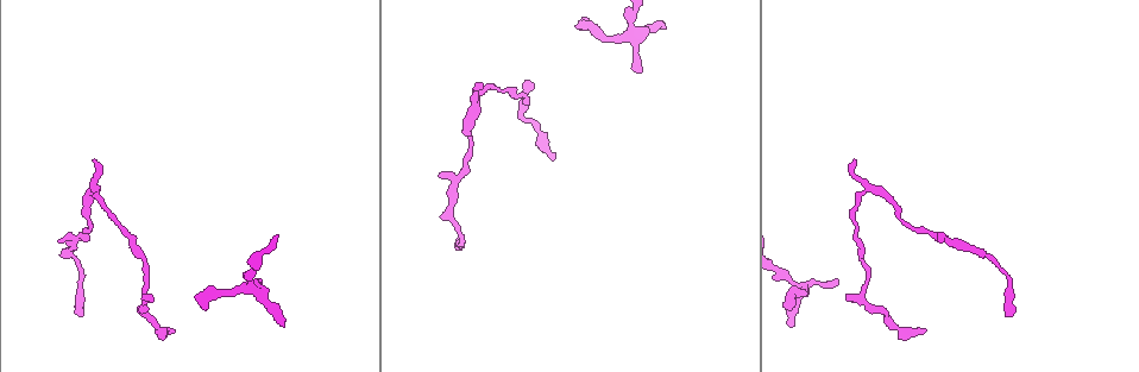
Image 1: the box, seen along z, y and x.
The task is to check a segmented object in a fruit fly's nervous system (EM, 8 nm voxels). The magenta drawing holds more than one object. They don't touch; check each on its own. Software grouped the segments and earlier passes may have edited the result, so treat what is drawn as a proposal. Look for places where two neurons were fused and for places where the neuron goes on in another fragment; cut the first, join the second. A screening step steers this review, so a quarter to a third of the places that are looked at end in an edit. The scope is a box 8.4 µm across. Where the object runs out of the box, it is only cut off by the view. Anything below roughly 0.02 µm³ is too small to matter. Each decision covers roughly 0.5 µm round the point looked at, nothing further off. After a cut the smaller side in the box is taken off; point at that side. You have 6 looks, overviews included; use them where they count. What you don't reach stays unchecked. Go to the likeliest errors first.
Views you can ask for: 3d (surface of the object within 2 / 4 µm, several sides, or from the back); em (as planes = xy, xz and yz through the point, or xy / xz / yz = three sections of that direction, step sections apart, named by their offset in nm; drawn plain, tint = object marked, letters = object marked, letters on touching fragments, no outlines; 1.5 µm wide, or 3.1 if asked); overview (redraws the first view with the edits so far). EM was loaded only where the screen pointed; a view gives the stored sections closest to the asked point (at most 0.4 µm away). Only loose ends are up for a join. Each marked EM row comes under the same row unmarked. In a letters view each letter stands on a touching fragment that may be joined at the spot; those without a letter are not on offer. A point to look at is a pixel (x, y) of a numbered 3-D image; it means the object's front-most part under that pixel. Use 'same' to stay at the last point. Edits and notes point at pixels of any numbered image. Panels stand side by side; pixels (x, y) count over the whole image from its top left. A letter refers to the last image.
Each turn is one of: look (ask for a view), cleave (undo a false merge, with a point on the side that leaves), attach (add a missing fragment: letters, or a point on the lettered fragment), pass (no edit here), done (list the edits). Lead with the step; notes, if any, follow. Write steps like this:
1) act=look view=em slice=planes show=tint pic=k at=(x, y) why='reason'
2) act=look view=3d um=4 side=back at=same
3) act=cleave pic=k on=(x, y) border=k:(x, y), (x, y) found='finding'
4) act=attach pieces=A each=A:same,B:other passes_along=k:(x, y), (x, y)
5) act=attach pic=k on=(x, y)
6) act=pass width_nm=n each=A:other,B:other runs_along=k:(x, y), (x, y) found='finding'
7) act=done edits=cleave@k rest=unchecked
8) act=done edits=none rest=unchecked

act=look view=em slice=planes show=letters pic=1 at=(924, 332) why='free end'

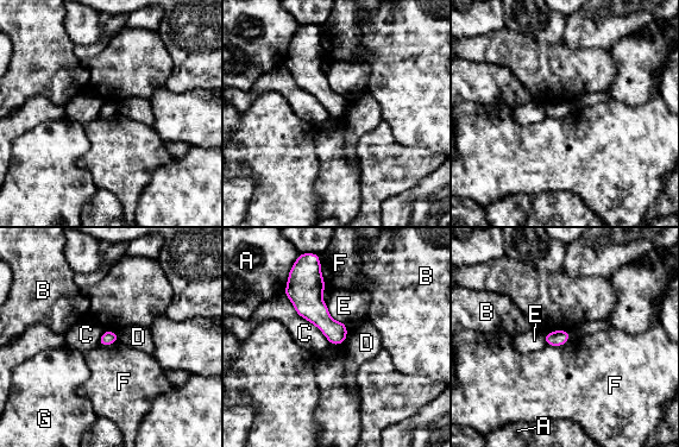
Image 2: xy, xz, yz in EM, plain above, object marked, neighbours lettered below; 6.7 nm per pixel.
act=pass longest_contact=C:460nm each=A:other,B:other,C:other,D:other,E:other,F:other,G:other found='no lettered fragment goes on from it'

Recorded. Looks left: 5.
act=look view=em slice=planes show=letters pic=1 at=(831, 282) why='branch stops here'

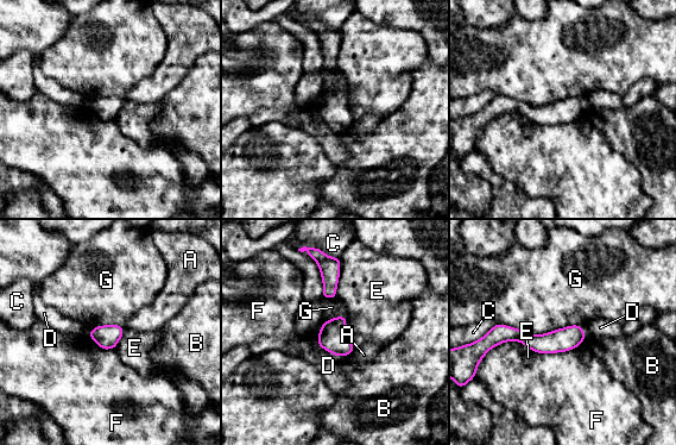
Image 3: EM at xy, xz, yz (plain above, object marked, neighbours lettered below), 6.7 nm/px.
act=pass width_nm=160 each=A:other,B:other,C:other,D:other,E:other,F:other,G:other border=3:(496, 323), (534, 334), (582, 327) found='none of them fits'

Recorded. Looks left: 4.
act=look view=3d um=4 pic=1 at=(474, 91)

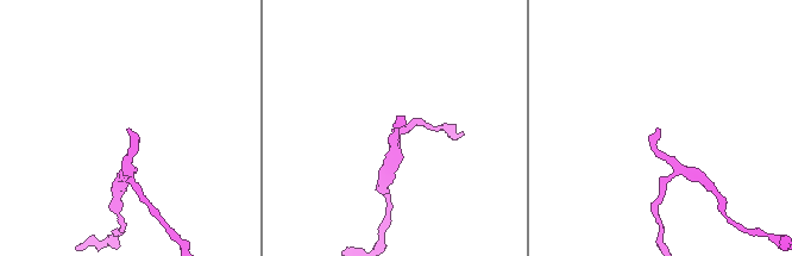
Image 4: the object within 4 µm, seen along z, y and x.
act=look view=em slice=xz step=4 show=tint pic=4 at=(128, 127) why='need the tissue'

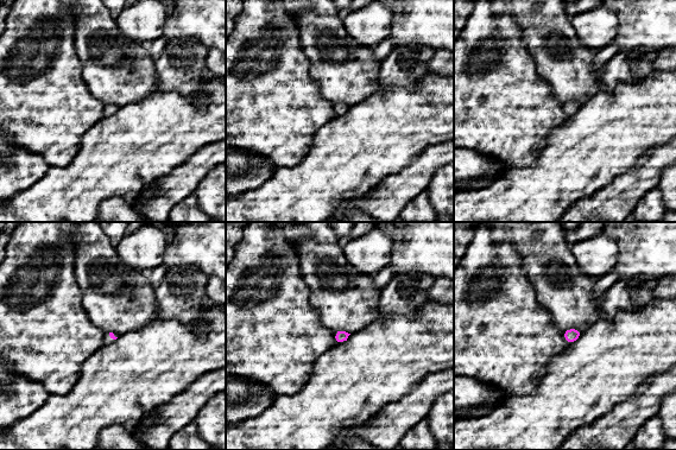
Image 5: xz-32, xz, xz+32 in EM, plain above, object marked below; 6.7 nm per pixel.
act=look view=em slice=planes show=letters at=same

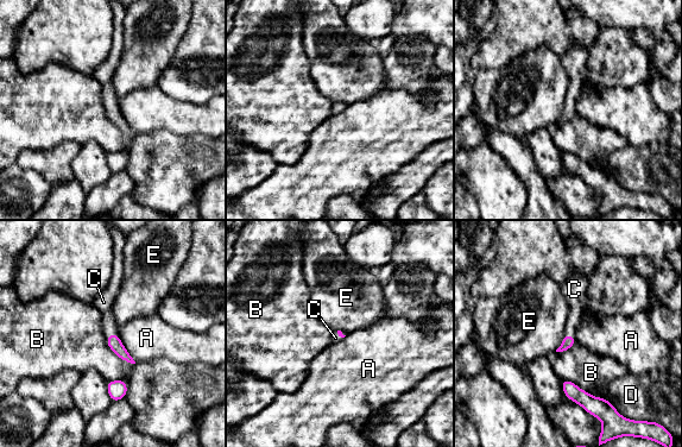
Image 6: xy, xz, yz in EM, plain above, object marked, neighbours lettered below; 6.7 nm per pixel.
act=attach pic=6 on=(103, 302) each=A:other,B:other,C:same,D:other,E:other found='the neuron continues'

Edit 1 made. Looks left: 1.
act=done edits=attach@6 rest=unchecked

